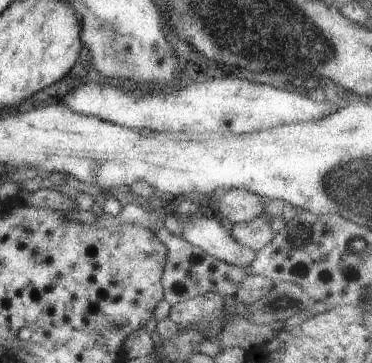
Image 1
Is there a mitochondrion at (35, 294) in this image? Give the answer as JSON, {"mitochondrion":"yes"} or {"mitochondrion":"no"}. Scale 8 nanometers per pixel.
{"mitochondrion":"no"}

